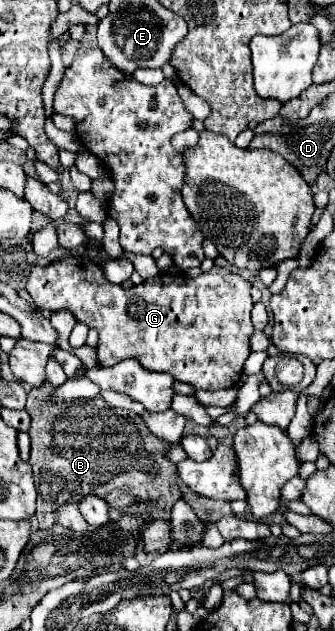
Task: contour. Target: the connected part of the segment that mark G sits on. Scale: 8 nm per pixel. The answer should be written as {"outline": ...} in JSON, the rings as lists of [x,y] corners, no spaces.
{"outline":[[[64,257],[52,261],[46,267],[34,265],[26,283],[26,291],[30,293],[34,305],[46,311],[62,311],[68,309],[74,317],[88,327],[96,327],[100,333],[98,341],[98,361],[104,367],[110,367],[126,357],[136,357],[150,371],[166,371],[176,381],[186,381],[194,389],[216,391],[234,387],[240,381],[242,365],[250,355],[250,337],[254,333],[254,325],[250,321],[252,283],[242,275],[228,271],[226,267],[214,265],[208,273],[198,275],[196,279],[178,271],[162,271],[152,281],[144,281],[140,285],[132,285],[130,289],[122,289],[120,285],[110,283],[104,277],[104,271],[90,257]]]}

